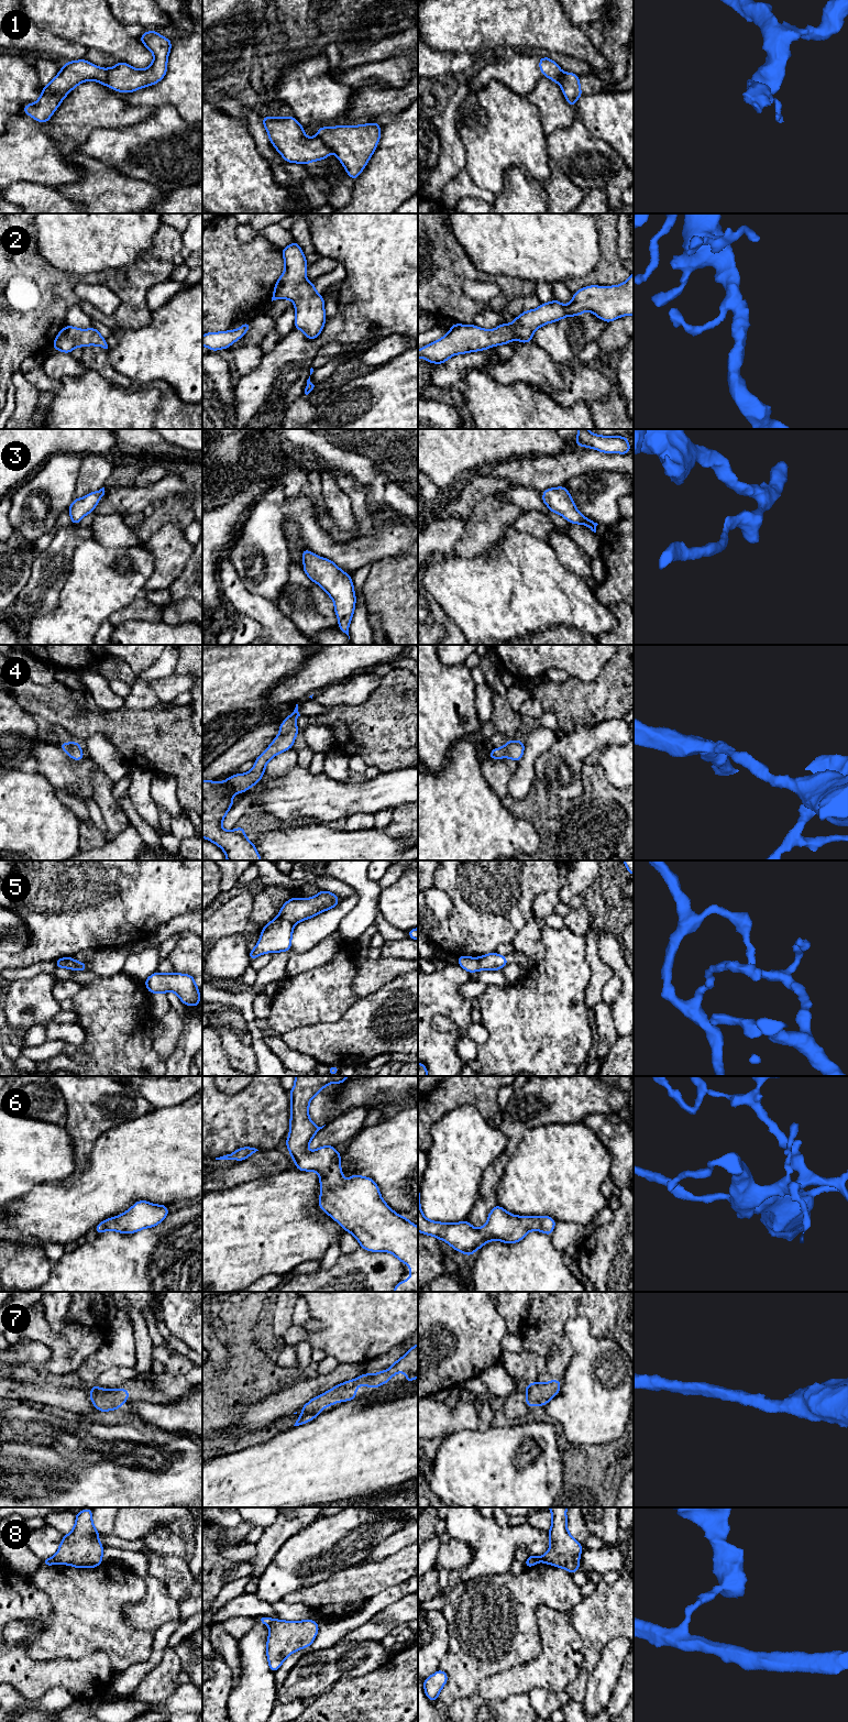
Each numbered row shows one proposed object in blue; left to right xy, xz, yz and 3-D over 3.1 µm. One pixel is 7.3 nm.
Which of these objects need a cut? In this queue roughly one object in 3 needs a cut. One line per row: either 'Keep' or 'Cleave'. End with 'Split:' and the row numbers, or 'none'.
1: Cleave
2: Keep
3: Keep
4: Keep
5: Cleave
6: Keep
7: Keep
8: Cleave
Split: 1, 5, 8

